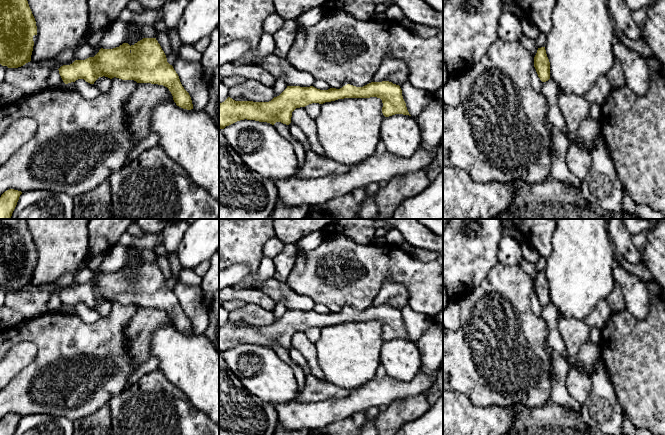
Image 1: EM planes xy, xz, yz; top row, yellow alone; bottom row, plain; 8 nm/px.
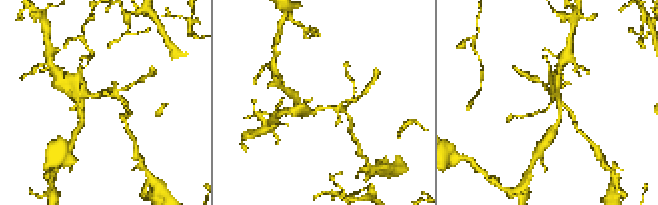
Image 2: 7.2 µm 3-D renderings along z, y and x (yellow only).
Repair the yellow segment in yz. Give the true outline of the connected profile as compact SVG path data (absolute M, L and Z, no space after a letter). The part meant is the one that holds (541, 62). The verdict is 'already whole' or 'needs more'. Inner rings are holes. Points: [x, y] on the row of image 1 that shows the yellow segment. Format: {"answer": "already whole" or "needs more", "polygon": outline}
{"answer": "already whole", "polygon": "M545 47L538 48L534 57L534 67L542 82L546 82L550 79L550 62Z"}

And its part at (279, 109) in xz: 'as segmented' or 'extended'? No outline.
as segmented

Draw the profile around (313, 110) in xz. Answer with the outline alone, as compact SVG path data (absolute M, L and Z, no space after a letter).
M312 103L304 107L307 114L315 119L321 112L321 104L319 103Z

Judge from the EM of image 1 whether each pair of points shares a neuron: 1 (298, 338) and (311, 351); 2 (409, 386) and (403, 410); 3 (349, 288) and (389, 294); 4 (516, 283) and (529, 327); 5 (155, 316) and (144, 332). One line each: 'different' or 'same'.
1: same
2: different
3: different
4: same
5: same

